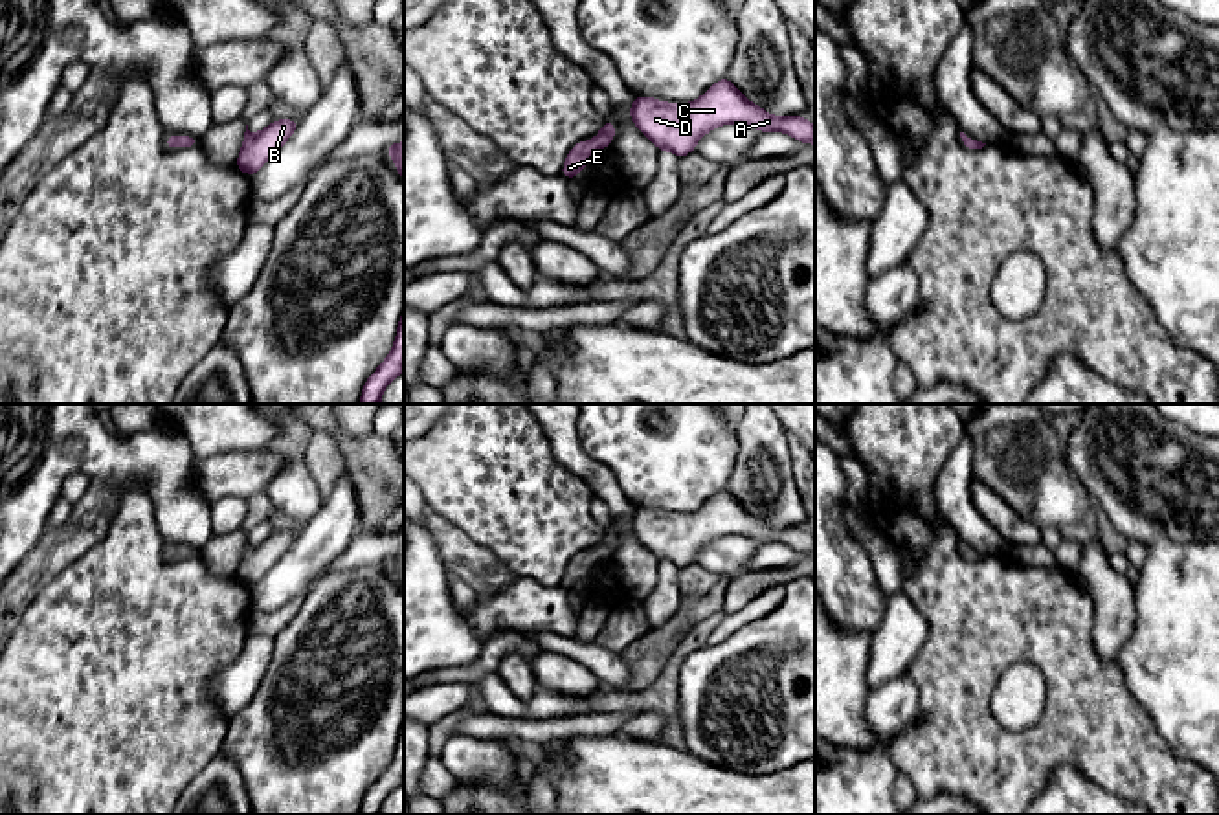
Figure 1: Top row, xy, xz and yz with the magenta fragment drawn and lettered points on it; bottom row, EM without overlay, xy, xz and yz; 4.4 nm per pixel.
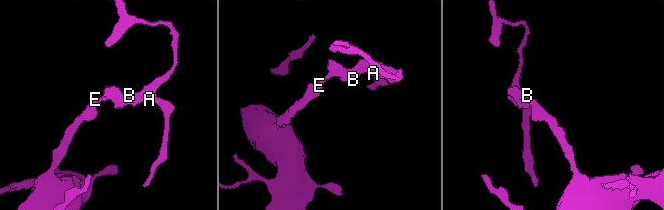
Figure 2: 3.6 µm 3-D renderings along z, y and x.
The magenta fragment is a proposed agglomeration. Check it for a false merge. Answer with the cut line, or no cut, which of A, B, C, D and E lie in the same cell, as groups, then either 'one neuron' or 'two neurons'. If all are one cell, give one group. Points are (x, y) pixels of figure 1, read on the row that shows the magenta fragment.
cut none; groups A B C D E; one neuron

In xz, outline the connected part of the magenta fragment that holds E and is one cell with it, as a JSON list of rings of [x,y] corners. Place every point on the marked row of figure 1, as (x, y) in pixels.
[[[606,117],[604,128],[591,141],[578,141],[567,154],[560,174],[575,180],[576,174],[587,165],[595,151],[610,147],[615,138],[615,123]]]

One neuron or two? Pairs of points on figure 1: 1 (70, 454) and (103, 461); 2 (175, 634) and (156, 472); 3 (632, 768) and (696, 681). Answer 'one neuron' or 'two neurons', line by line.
1: one neuron
2: two neurons
3: two neurons

